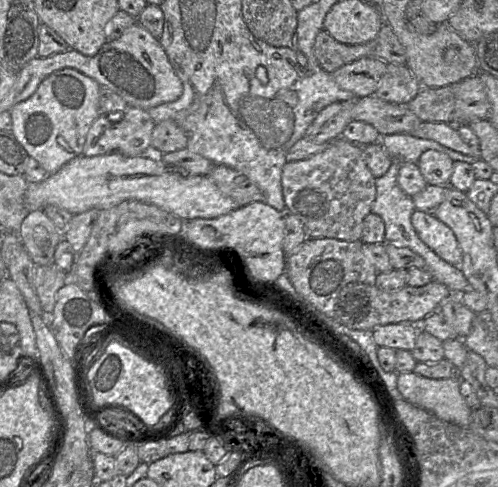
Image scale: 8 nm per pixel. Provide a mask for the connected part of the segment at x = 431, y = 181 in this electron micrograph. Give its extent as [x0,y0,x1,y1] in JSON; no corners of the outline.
[417,150,454,186]

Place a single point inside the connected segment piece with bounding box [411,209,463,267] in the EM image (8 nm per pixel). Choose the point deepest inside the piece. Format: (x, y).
(440, 238)

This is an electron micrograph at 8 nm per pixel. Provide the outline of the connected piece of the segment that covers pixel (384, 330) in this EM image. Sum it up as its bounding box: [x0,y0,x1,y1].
[372,323,419,351]

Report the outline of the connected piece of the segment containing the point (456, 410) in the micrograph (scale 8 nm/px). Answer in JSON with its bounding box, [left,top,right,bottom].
[397,372,471,427]

